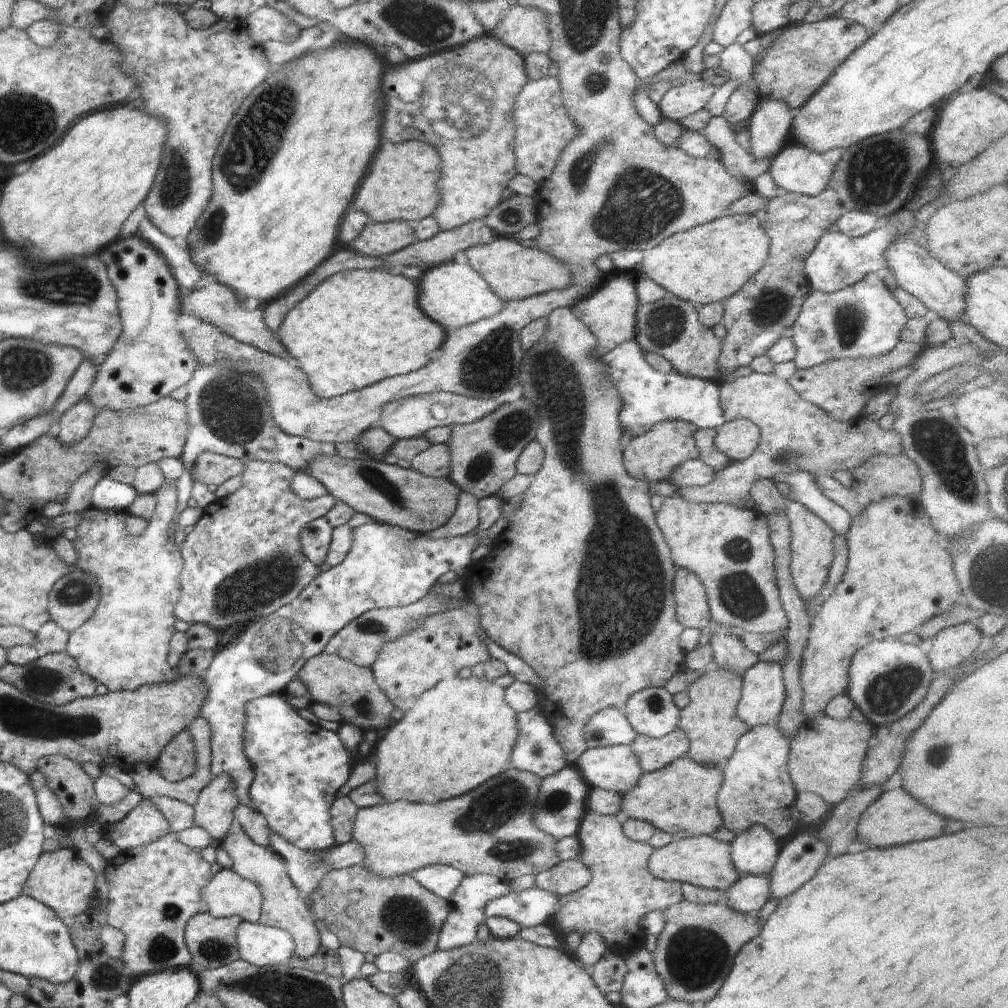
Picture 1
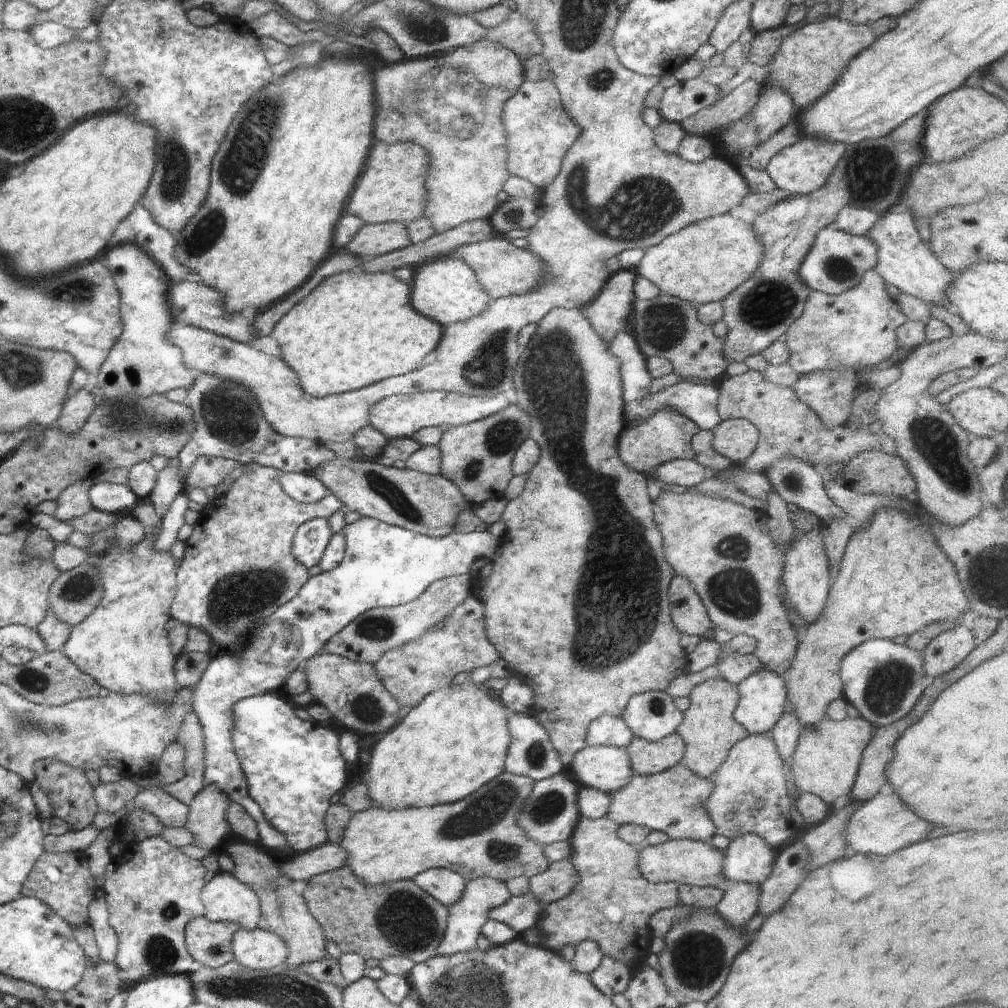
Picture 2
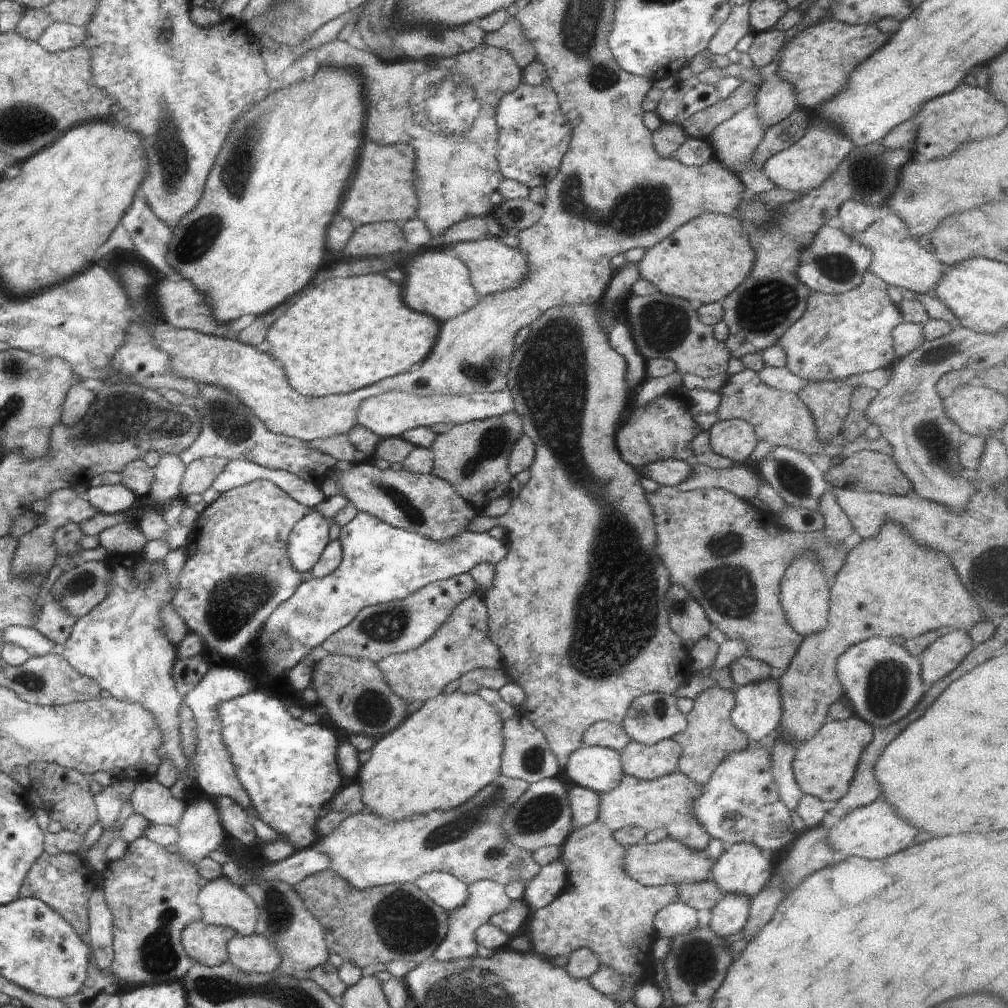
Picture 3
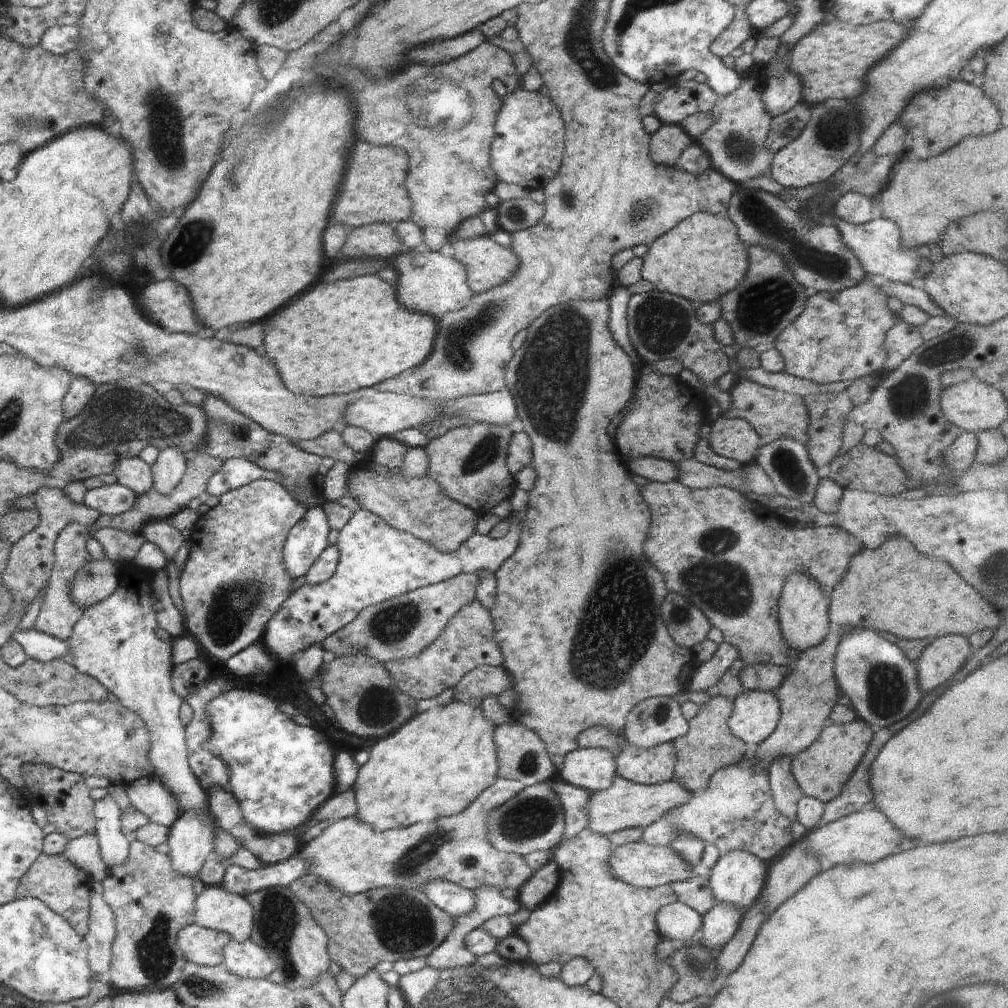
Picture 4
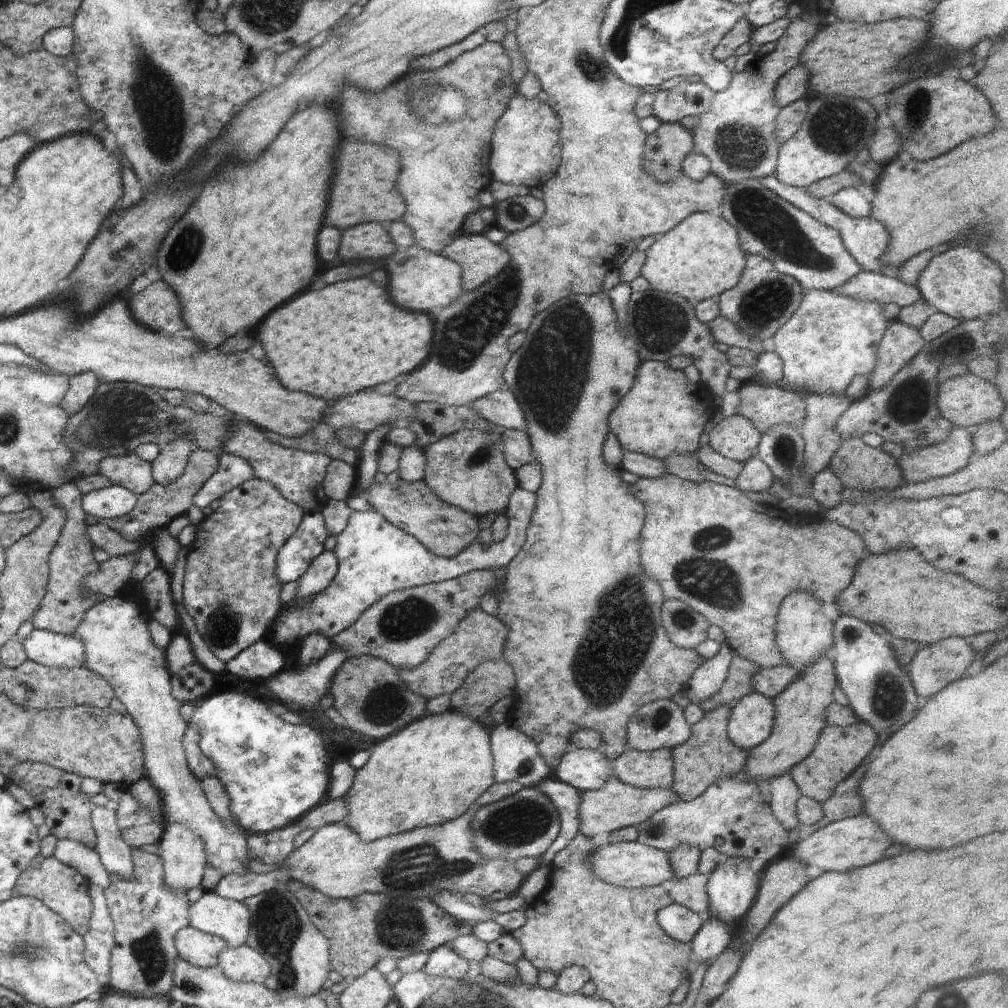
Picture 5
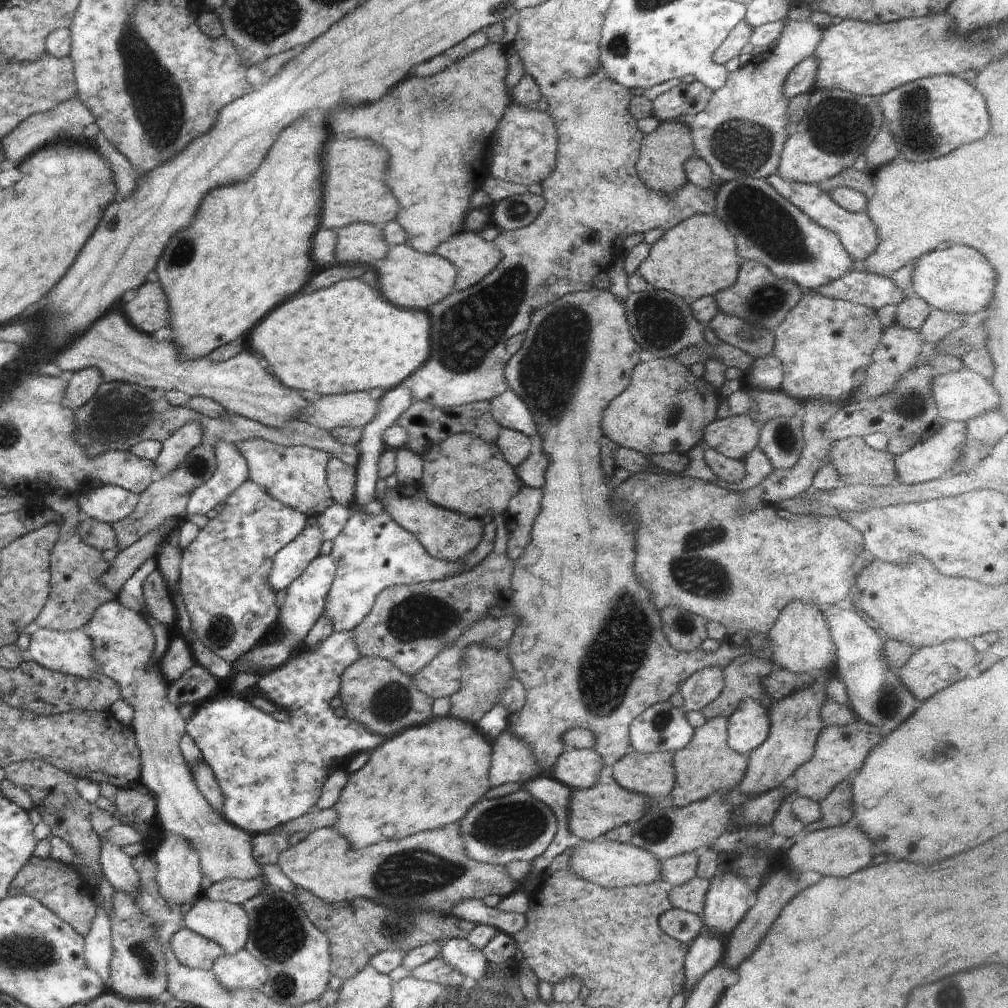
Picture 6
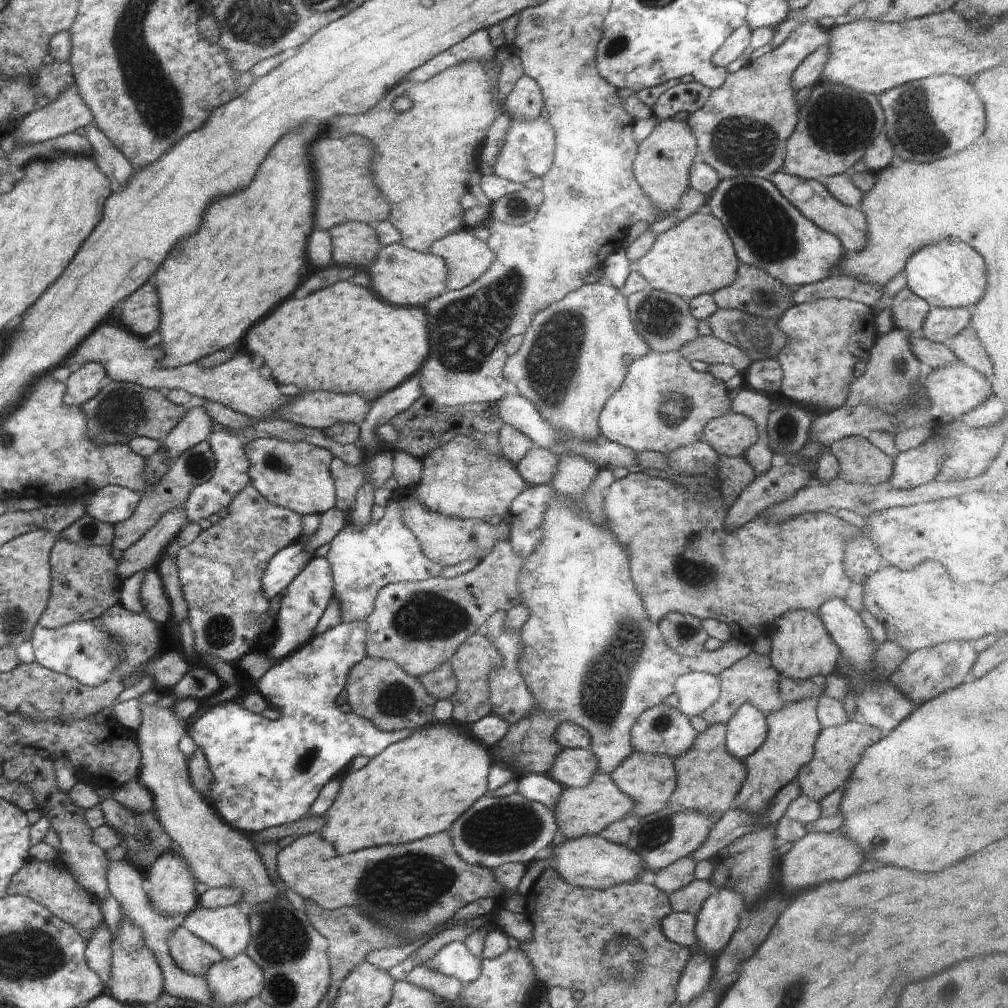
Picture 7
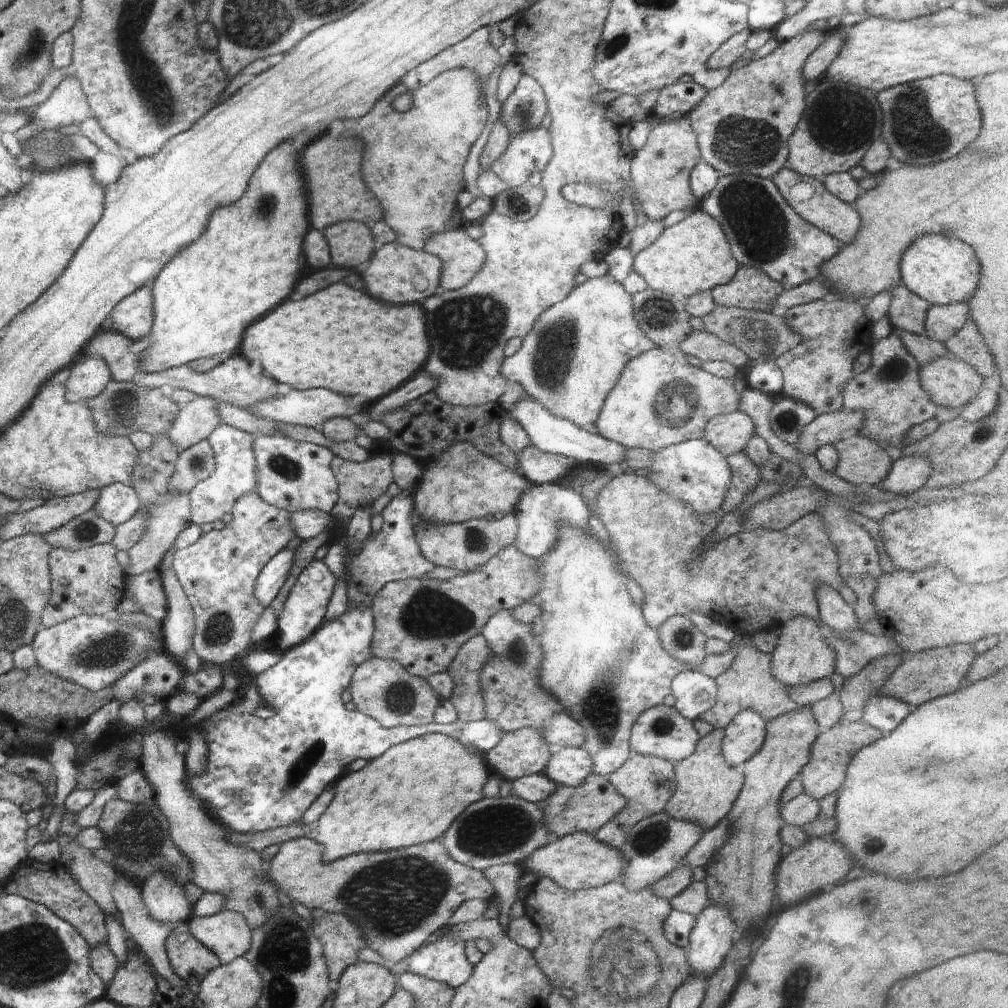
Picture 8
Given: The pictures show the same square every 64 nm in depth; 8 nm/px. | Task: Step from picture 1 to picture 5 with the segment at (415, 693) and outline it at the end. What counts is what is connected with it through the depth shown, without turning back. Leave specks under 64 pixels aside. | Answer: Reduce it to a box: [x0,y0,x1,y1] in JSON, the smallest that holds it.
[399,607,507,701]

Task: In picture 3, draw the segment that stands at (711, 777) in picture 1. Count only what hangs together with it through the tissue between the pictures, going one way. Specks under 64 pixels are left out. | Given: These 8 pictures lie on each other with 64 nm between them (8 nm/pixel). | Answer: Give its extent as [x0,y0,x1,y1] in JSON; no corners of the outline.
[596,770,710,850]

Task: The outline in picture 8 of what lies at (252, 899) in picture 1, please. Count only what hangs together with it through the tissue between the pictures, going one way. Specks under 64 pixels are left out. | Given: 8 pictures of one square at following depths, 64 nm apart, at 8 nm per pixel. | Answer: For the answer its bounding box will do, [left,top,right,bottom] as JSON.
[187,909,251,964]

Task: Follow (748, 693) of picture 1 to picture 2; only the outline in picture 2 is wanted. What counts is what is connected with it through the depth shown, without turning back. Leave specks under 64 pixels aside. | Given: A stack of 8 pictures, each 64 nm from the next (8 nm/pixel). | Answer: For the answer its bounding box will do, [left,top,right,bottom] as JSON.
[734,666,787,734]

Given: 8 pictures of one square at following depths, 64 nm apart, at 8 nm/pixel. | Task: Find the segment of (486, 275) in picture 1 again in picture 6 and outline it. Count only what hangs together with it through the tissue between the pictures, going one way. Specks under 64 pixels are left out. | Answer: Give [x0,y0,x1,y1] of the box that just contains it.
[436,232,502,290]

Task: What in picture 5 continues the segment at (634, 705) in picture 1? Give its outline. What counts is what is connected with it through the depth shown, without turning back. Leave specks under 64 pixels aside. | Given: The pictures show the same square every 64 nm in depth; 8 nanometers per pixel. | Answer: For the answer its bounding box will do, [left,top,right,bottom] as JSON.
[628,699,692,752]

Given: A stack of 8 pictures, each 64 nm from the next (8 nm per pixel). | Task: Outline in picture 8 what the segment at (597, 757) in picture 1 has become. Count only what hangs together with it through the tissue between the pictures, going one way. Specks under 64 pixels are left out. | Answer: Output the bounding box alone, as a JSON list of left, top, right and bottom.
[545,747,592,788]

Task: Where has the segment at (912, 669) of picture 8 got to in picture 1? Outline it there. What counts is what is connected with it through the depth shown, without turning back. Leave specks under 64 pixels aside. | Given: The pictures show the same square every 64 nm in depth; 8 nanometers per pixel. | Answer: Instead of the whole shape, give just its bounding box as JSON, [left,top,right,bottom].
[926,621,982,672]

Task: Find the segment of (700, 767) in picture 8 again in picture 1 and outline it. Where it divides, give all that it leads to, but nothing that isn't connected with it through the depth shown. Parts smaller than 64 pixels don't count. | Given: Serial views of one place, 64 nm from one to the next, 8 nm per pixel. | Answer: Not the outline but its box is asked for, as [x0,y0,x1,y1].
[677,666,751,765]

